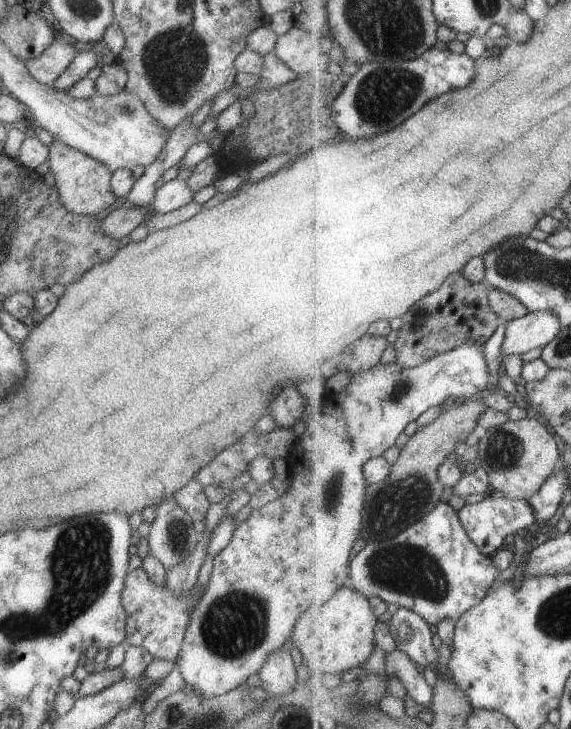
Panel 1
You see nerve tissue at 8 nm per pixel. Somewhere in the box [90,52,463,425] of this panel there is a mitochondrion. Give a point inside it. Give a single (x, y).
(385, 94)

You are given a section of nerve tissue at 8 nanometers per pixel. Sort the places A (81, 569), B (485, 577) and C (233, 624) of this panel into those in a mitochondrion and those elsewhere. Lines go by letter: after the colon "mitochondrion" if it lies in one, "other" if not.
A: mitochondrion
B: other
C: mitochondrion

